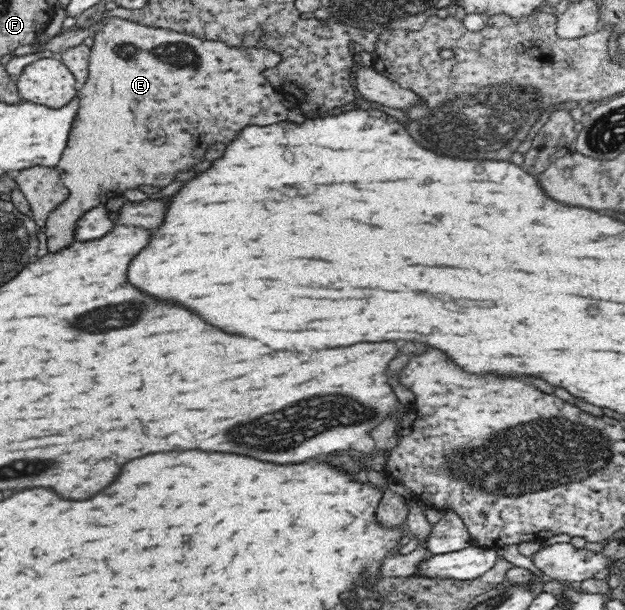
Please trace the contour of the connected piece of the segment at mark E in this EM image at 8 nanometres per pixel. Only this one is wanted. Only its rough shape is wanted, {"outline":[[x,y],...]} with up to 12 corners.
{"outline":[[104,16],[48,252],[288,120],[264,48]]}

